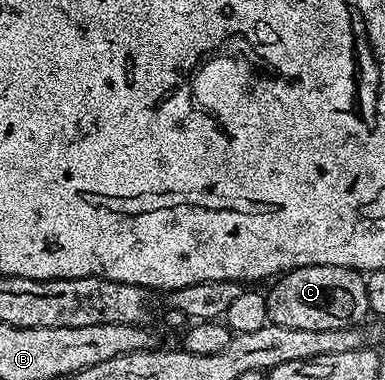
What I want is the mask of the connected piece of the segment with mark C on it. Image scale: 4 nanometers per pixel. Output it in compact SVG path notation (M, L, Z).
M324 264L294 268L291 272L284 272L271 286L271 289L266 289L265 295L269 306L269 318L271 323L277 326L289 326L293 330L337 330L353 328L364 323L369 316L367 281L353 268Z

